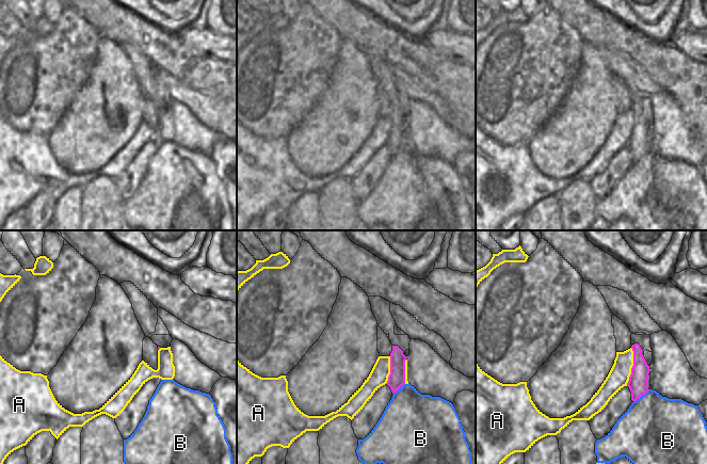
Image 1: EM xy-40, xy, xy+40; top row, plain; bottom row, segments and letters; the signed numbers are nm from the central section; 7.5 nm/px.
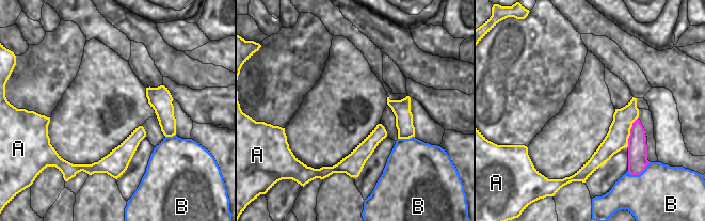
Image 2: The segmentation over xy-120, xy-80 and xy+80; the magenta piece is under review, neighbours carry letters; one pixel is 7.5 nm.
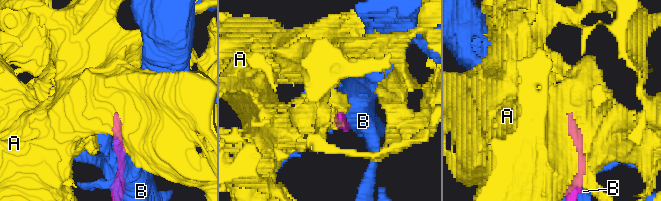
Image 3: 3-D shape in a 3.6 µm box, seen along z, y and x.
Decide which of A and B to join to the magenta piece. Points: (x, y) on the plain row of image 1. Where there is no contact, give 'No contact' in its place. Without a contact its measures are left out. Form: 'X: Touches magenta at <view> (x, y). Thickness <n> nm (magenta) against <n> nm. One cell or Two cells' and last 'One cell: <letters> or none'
A: Touches magenta at xy+40 (632, 128). Thickness 150 nm (magenta) against 160 nm. Two cells
B: Touches magenta at xy+40 (641, 157). Thickness 150 nm (magenta) against 460 nm. Two cells
One cell: none.

